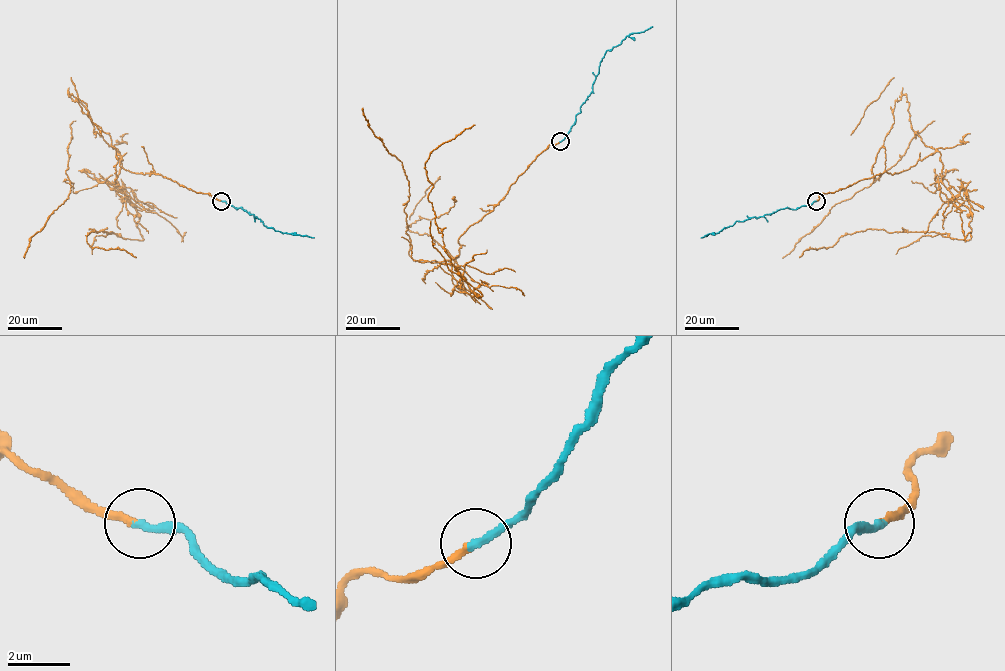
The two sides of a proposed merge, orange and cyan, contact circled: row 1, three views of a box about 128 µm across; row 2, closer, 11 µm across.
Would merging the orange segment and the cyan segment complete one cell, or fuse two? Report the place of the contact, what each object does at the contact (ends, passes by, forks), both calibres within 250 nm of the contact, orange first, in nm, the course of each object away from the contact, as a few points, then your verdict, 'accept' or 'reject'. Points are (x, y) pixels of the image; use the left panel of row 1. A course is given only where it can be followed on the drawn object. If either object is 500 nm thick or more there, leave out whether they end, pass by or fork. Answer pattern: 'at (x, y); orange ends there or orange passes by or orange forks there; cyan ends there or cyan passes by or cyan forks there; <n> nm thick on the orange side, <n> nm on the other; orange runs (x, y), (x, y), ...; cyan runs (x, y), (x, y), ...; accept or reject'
at (221, 201); orange ends there; cyan ends there; 200 nm thick on the orange side, 280 nm on the other; orange runs (221, 201), (154, 172), (125, 170), (117, 152), (117, 183), (142, 240), (89, 229), (87, 242), (136, 257); cyan runs (221, 201), (236, 209), (242, 208), (275, 231), (314, 237); reject

